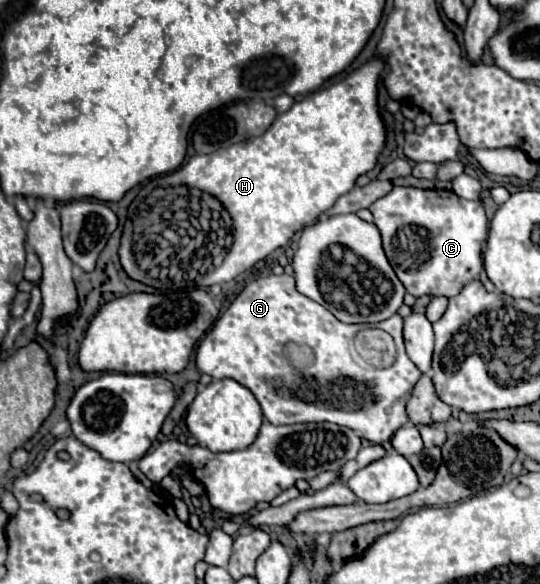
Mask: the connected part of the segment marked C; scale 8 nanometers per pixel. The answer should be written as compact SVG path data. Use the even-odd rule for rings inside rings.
M394 186L390 194L376 200L368 210L382 234L384 252L394 272L412 296L420 298L424 294L432 294L452 298L462 290L462 286L466 286L466 282L478 280L484 270L482 246L488 236L488 218L480 202L458 198L452 190ZM402 258L424 260L414 268L402 268Z

